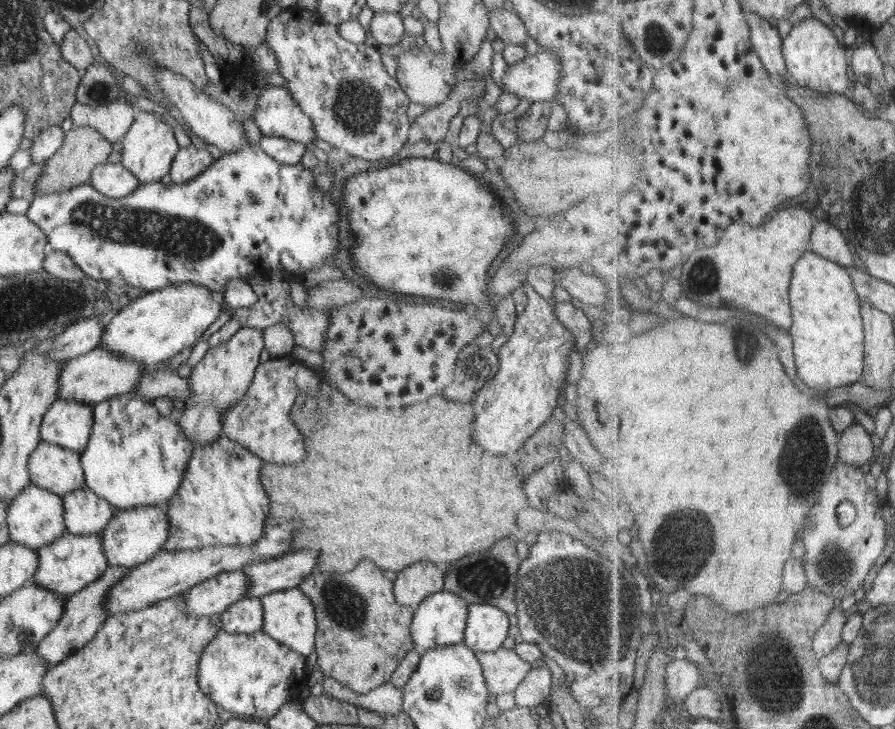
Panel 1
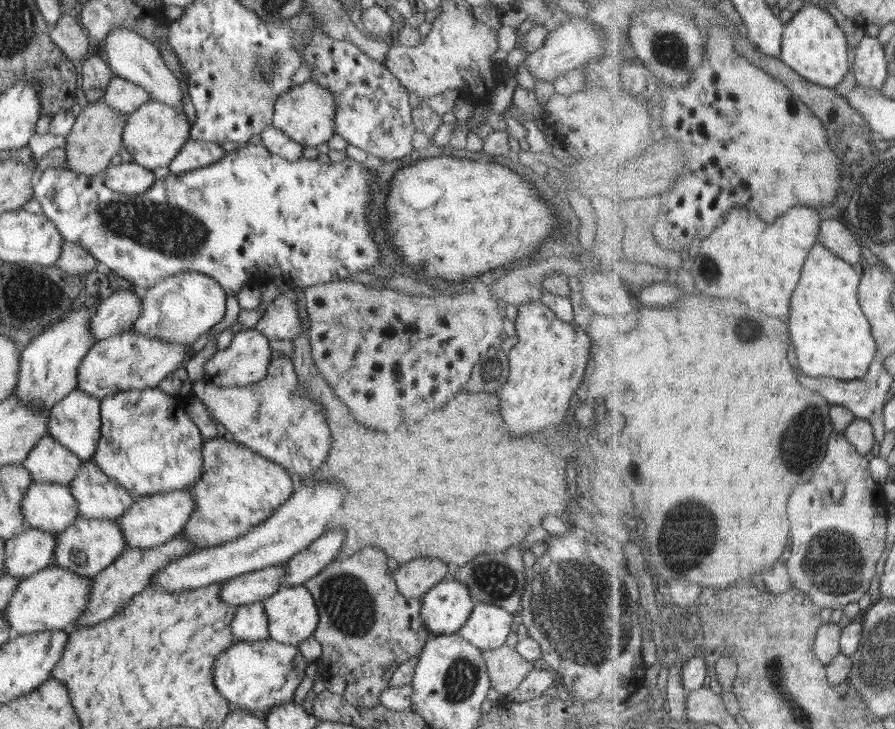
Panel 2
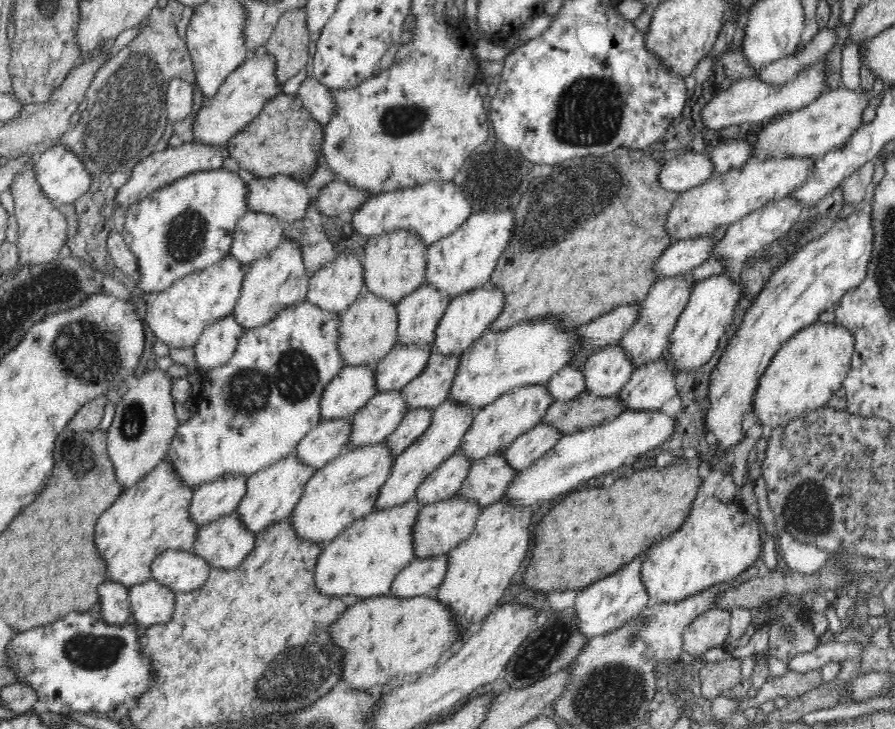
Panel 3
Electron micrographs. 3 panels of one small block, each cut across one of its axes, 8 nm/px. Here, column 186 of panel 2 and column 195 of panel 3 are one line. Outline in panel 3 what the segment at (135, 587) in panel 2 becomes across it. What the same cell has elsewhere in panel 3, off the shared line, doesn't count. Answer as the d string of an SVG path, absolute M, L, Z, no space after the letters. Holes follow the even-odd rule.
M233 513L200 525L192 551L208 561L213 571L240 567L252 552L255 533L244 527L240 517Z

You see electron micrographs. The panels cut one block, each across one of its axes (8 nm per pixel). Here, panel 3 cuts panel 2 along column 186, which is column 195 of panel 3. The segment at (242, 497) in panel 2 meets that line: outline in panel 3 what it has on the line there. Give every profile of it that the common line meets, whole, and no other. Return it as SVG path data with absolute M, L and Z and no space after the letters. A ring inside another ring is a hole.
M170 460L162 461L156 468L153 468L142 480L135 485L124 488L116 502L104 510L104 516L100 516L96 526L96 546L98 552L104 558L107 573L110 580L122 584L129 589L136 584L144 584L152 579L151 565L164 551L176 549L177 551L190 551L196 540L199 526L190 517L190 502L194 488L180 482Z

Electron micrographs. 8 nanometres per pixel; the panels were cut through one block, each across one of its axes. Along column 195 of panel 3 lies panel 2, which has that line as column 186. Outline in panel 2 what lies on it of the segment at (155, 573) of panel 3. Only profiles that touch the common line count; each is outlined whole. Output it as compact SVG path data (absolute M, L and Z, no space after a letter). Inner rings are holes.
M312 484L299 485L290 498L274 510L270 518L227 543L198 548L177 560L168 561L168 564L152 576L150 586L164 593L180 593L215 583L222 584L225 580L248 572L286 563L327 531L328 519L333 518L340 504L342 494L334 484L316 484L314 488Z

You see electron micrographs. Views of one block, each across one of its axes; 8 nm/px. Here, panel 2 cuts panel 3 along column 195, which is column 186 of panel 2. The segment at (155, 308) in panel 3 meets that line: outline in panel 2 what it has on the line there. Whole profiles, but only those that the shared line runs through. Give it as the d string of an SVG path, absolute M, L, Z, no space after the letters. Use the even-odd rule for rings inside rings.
M196 271L172 274L159 280L144 294L140 317L136 319L131 330L172 344L192 345L199 336L206 334L224 318L226 297L224 288L210 276Z

